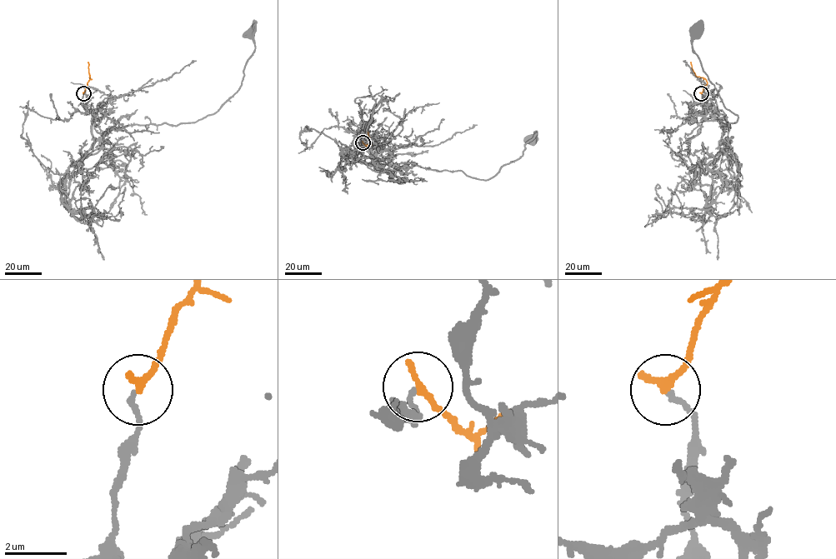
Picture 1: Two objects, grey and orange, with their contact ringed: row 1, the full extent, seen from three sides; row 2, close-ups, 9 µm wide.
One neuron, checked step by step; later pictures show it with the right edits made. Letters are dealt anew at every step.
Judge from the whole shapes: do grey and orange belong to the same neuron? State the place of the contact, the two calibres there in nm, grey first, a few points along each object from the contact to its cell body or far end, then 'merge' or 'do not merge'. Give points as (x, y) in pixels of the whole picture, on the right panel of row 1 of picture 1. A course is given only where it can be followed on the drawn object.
place (701, 93); calibres 140 and 280 nm; course grey (701, 93), (723, 127), (722, 139), (721, 125), (738, 116), (725, 107), (703, 71), (693, 48), (697, 37); course orange (701, 93), (707, 81), (695, 75), (690, 62); merge

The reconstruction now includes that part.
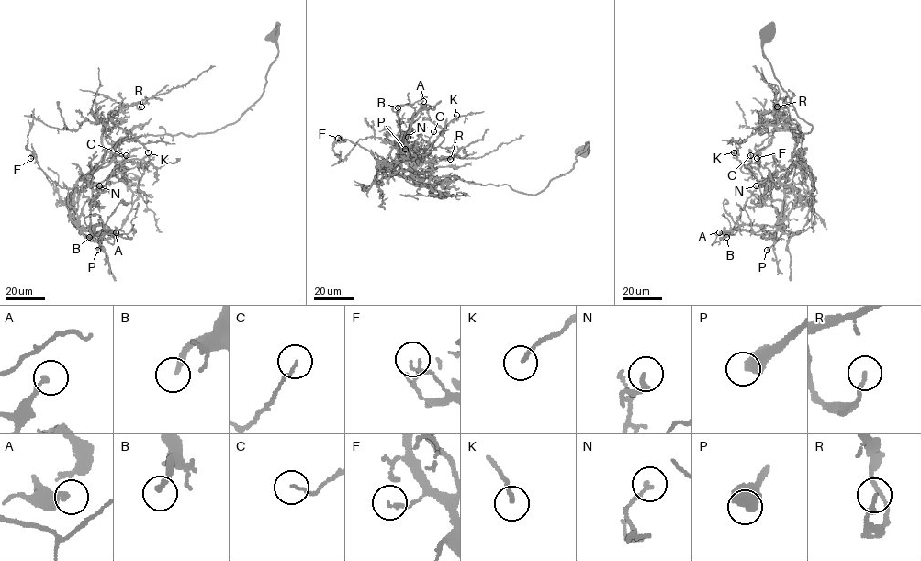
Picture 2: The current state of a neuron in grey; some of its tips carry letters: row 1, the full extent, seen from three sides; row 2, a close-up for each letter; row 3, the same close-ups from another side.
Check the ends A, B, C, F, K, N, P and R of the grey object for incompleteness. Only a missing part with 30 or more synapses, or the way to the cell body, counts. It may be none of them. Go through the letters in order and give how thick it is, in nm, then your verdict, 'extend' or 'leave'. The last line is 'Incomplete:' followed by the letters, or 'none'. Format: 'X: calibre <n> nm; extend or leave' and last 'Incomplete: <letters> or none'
A: calibre 220 nm; leave
B: calibre 200 nm; extend
C: calibre 110 nm; leave
F: calibre 120 nm; leave
K: calibre 160 nm; leave
N: calibre 170 nm; leave
P: calibre 650 nm; leave
R: calibre 180 nm; leave
Incomplete: B

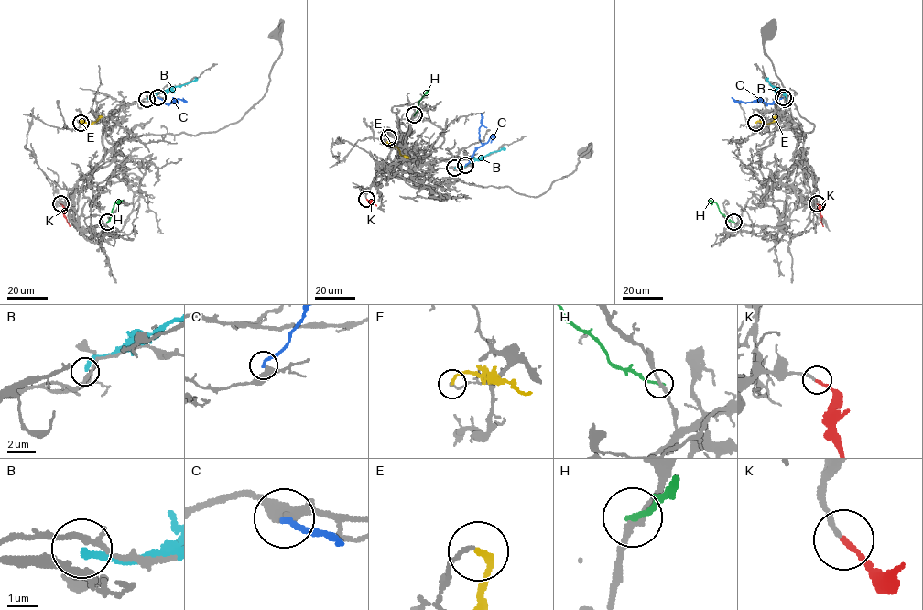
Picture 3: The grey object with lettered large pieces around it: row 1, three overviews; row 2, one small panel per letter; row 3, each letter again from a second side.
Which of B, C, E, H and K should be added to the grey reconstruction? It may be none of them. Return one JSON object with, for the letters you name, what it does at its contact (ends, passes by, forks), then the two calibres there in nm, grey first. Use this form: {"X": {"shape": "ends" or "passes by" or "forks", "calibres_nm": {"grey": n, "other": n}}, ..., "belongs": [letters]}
{"K": {"shape": "ends", "calibres_nm": {"grey": 170, "other": 190}}, "belongs": ["K"]}

